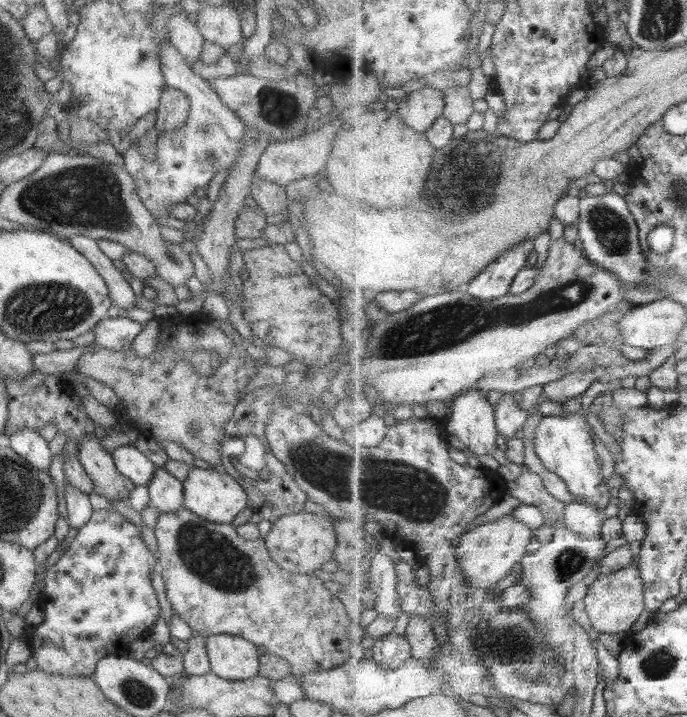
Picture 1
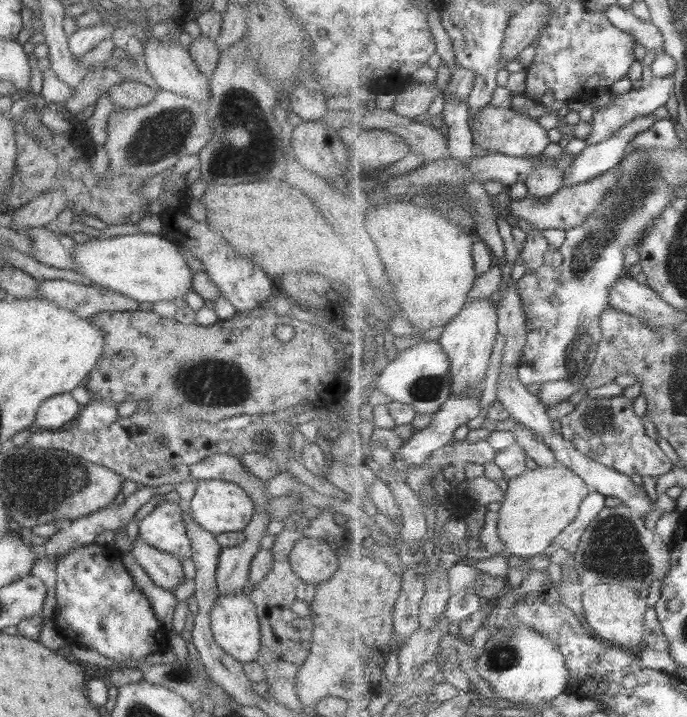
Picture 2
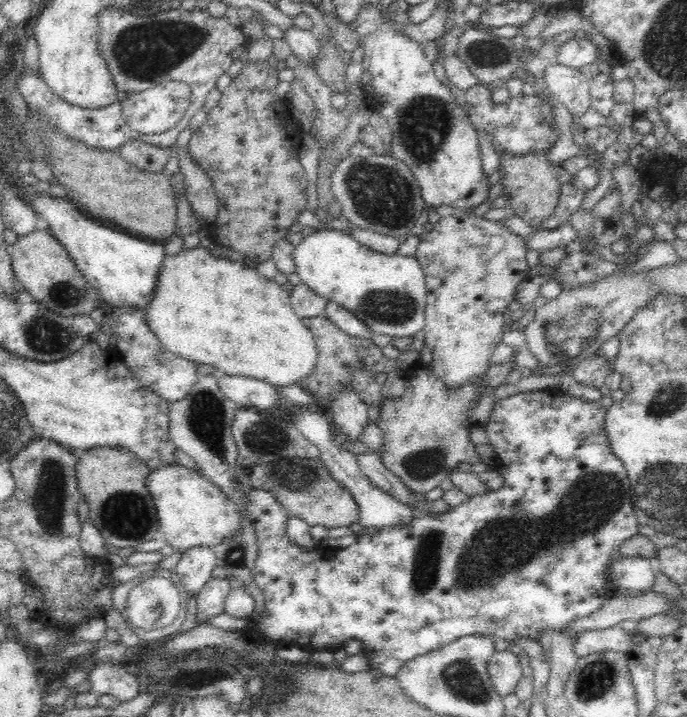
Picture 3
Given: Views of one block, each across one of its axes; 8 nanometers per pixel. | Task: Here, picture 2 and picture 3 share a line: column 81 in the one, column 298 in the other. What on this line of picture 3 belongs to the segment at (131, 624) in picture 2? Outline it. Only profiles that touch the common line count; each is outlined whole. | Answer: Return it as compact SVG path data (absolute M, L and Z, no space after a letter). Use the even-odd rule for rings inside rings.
M546 389L538 392L518 392L518 394L512 394L512 396L508 396L508 398L500 398L500 400L493 404L493 409L490 413L488 422L482 426L487 440L487 442L484 443L490 444L490 446L492 446L494 449L494 459L496 459L496 462L498 462L498 468L496 468L496 470L502 474L502 486L500 486L500 488L482 494L469 496L464 502L462 502L462 504L455 507L450 507L448 510L441 513L434 513L433 515L428 515L428 513L416 513L407 523L396 523L395 525L390 525L389 527L376 527L374 533L370 533L367 530L367 527L363 527L361 531L354 532L356 542L346 548L318 546L311 548L310 550L306 550L306 548L302 548L300 545L290 542L290 539L284 532L284 519L290 515L290 512L286 510L286 507L283 507L274 498L274 495L270 494L270 492L258 488L252 488L252 492L250 492L250 496L248 496L250 497L248 513L250 513L250 517L254 519L254 527L256 527L258 554L251 570L251 577L254 584L256 584L258 588L262 590L262 594L264 595L264 608L257 617L254 614L247 617L247 623L243 629L239 631L239 633L242 634L242 636L250 636L252 638L256 637L260 643L270 643L271 645L275 645L277 647L283 645L296 645L298 647L305 648L308 651L315 649L331 651L337 657L337 662L335 664L339 664L340 658L342 657L342 647L344 642L350 639L356 639L361 641L363 644L364 651L367 657L370 659L371 668L381 672L384 676L389 677L395 676L398 667L401 667L402 663L412 660L417 656L439 649L445 644L453 643L455 640L462 638L462 636L489 636L489 638L493 638L494 641L502 640L503 642L507 642L507 644L514 644L518 640L522 640L522 638L527 638L528 640L533 640L534 642L540 643L540 640L542 640L542 634L544 634L544 632L562 634L562 632L564 632L564 630L570 626L570 622L574 622L574 620L581 619L584 616L593 615L594 612L600 610L600 608L602 608L602 606L604 606L604 604L608 601L608 598L606 598L606 596L608 596L606 589L610 588L610 585L607 578L606 565L610 561L610 555L612 552L614 552L614 549L619 548L619 546L626 539L629 539L631 536L639 533L639 524L638 521L636 521L636 514L634 513L635 506L633 505L630 496L631 486L626 475L626 471L624 471L624 465L622 465L622 462L618 461L618 457L614 456L614 453L612 453L612 448L609 447L605 434L603 434L602 427L605 412L606 409L598 405L598 402L586 402L585 400L581 400L580 398L574 397L571 394L567 394L560 389Z

